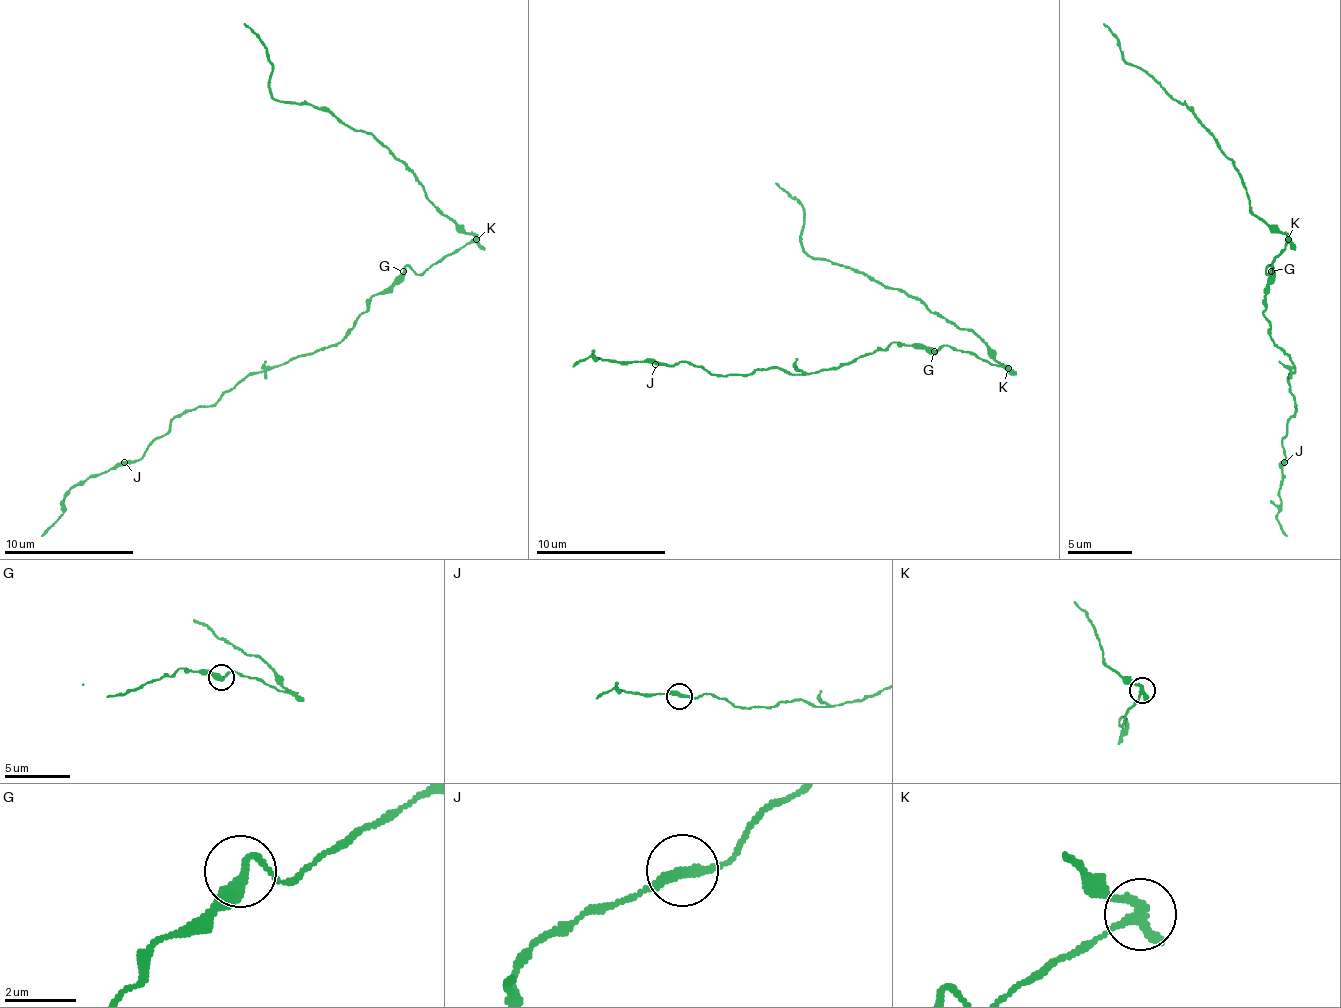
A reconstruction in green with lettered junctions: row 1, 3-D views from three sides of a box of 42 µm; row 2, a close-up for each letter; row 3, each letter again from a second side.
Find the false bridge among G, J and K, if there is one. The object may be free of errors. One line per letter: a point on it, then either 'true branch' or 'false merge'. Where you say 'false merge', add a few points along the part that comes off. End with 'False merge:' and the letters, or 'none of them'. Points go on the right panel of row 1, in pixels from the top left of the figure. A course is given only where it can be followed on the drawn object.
G: place (1271, 271); true branch
J: place (1284, 462); true branch
K: place (1288, 239); false merge; course (1287, 238), (1252, 212), (1245, 183), (1213, 134), (1184, 105), (1129, 63), (1103, 24)
False merge: K

